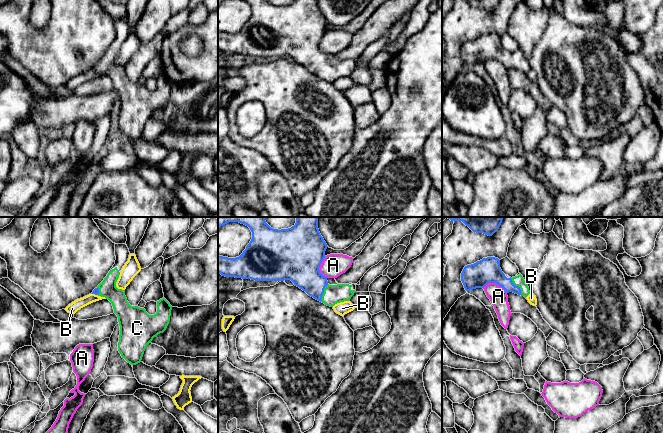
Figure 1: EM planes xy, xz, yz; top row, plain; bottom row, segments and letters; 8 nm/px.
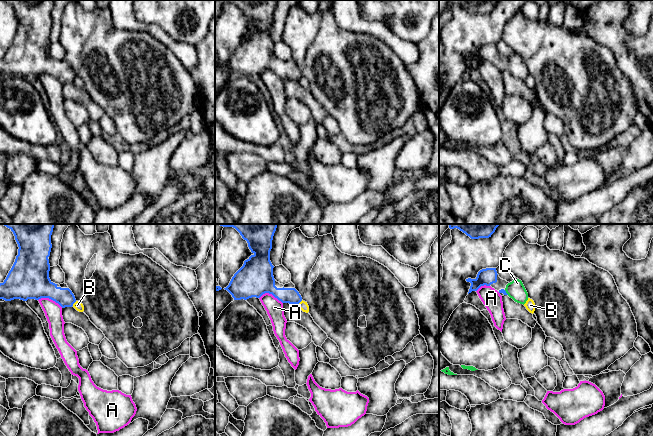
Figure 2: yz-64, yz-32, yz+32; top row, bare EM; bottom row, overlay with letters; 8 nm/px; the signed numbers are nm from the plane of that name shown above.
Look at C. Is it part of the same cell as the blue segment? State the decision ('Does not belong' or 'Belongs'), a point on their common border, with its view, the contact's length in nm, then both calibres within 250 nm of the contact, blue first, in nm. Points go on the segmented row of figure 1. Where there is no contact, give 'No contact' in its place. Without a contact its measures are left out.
Belongs. Touches blue at yz (517, 286). Shared border 170 nm. Thickness 180 nm (blue) against 90 nm

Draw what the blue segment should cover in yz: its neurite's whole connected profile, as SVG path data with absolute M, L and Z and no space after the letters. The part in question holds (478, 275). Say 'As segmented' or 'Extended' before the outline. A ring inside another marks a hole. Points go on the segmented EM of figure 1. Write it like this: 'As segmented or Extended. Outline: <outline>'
Extended. Outline: M495 257L483 258L474 264L464 267L461 281L468 292L476 288L484 288L488 283L496 283L507 293L513 292L525 298L530 294L528 284L520 274L507 278L500 268L500 260Z

